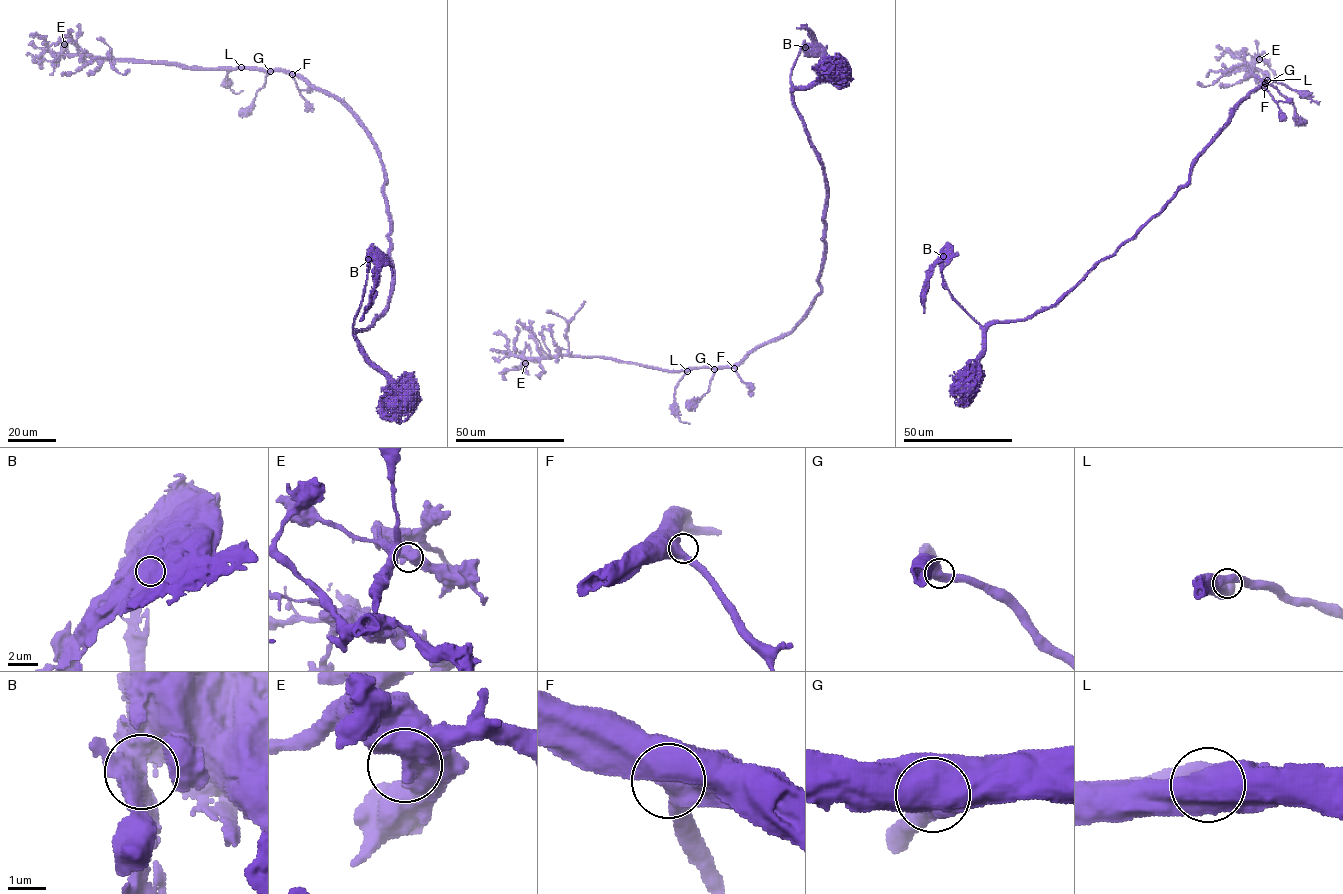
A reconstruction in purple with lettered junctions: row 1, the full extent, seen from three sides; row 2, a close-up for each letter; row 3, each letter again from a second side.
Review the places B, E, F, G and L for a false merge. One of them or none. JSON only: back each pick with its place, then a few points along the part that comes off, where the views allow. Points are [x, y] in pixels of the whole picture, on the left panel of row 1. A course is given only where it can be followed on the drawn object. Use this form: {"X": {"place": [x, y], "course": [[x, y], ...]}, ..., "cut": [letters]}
{"B": {"place": [368, 259], "course": [[368, 259], [377, 264], [376, 286], [371, 306], [360, 321]]}, "cut": ["B"]}

